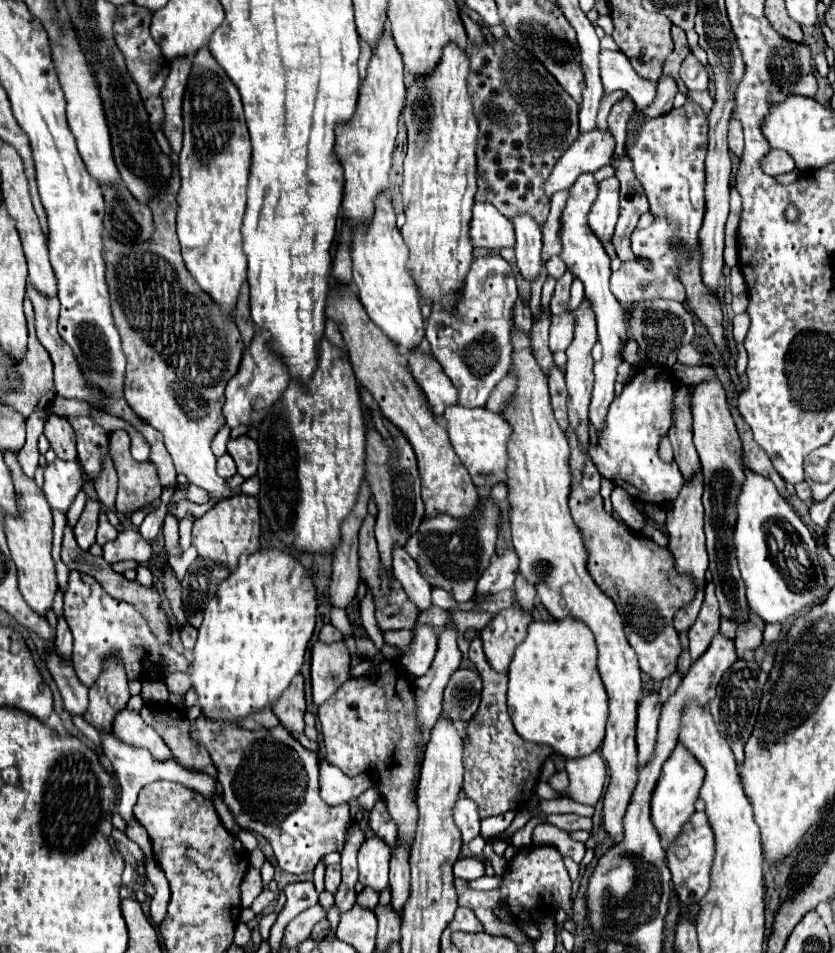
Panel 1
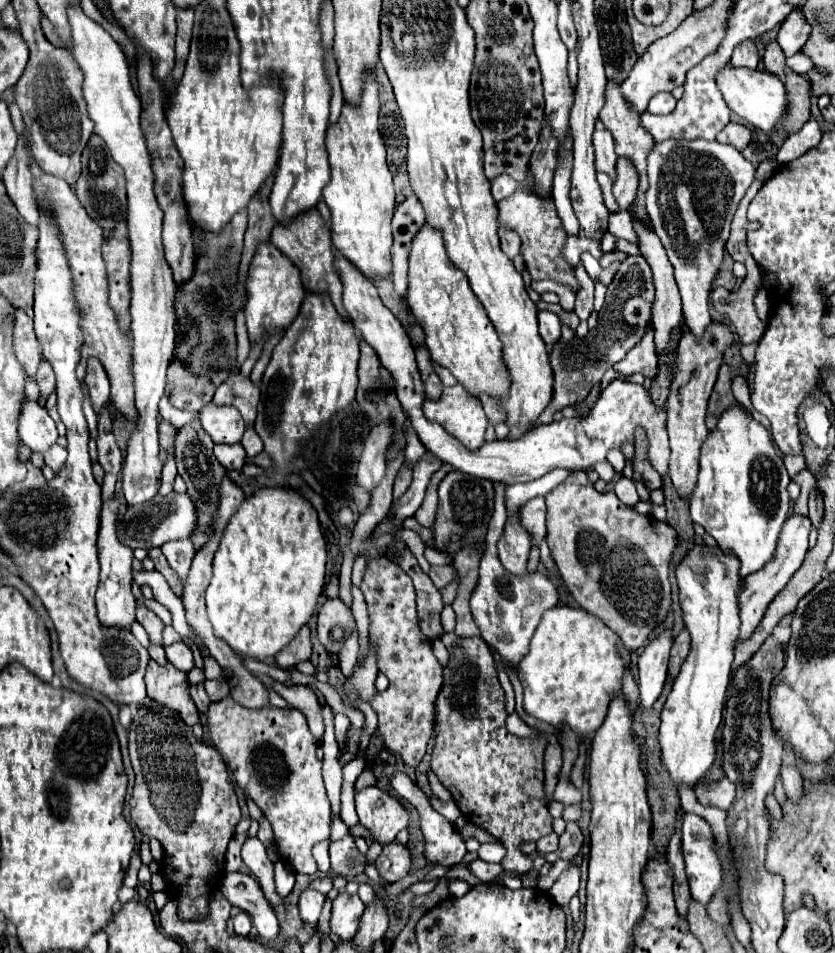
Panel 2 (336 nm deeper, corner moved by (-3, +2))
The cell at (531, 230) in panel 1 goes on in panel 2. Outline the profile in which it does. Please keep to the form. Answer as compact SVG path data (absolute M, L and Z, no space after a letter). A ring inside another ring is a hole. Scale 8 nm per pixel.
M495 176L495 180L491 180L491 194L493 198L499 202L499 198L507 198L515 192L517 182L511 176Z

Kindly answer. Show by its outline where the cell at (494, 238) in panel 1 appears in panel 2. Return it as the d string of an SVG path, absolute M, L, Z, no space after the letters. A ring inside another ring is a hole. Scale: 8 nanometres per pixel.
M531 170L527 172L527 180L523 184L517 184L517 190L499 204L499 222L513 228L521 240L523 240L523 258L527 264L527 270L531 272L531 278L535 280L553 280L557 284L569 286L573 292L579 292L579 282L575 280L575 268L563 258L563 244L567 240L565 228L561 224L561 218L557 216L553 198L551 200L539 200L535 196L535 180L531 176Z

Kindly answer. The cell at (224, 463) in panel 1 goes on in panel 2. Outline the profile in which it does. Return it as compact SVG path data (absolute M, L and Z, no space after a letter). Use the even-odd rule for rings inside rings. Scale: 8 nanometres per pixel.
M215 444L215 456L225 470L241 470L245 464L245 448L241 444Z

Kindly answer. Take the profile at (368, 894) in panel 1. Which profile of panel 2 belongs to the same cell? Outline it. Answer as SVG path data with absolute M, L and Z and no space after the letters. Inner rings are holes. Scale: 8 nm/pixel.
M393 840L391 844L383 846L381 854L385 854L385 862L381 862L383 868L379 868L379 872L387 882L397 882L409 874L411 854L405 844Z

